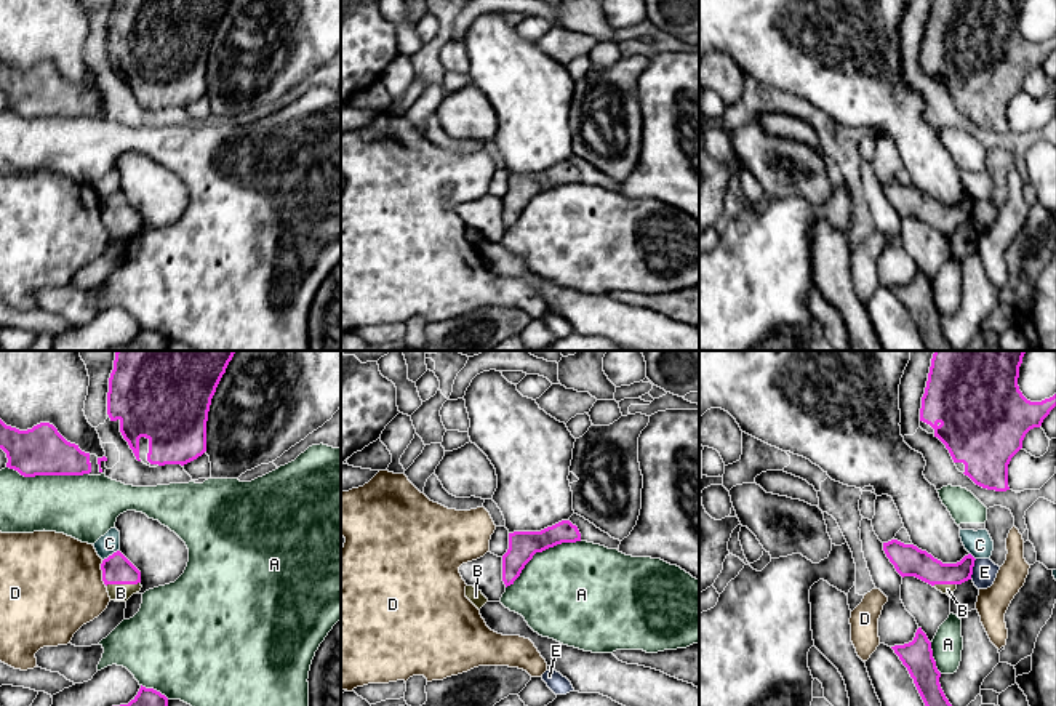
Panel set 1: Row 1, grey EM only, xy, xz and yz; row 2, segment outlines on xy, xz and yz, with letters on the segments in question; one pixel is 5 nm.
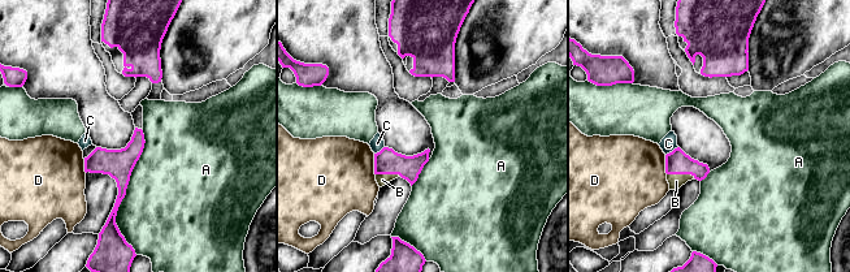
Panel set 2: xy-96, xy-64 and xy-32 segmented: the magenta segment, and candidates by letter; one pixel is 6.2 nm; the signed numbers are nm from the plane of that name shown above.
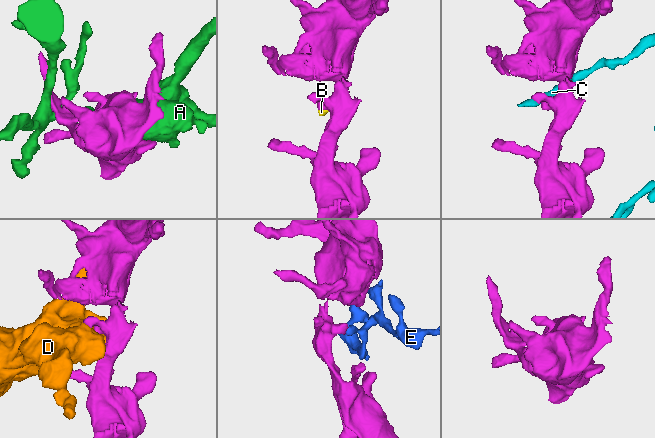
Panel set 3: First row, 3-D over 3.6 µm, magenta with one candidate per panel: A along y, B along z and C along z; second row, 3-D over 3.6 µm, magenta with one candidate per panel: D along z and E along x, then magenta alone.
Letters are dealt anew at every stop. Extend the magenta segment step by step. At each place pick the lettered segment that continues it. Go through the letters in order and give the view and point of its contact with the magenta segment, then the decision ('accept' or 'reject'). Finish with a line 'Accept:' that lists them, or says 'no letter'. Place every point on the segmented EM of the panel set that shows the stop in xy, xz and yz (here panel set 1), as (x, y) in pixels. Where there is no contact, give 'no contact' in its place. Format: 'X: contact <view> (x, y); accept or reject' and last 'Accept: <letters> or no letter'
A: contact xy (48, 474); reject
B: contact xy (122, 583); accept
C: contact xy (112, 554); reject
D: contact xy (103, 573); reject
E: contact yz (972, 569); reject
Accept: B

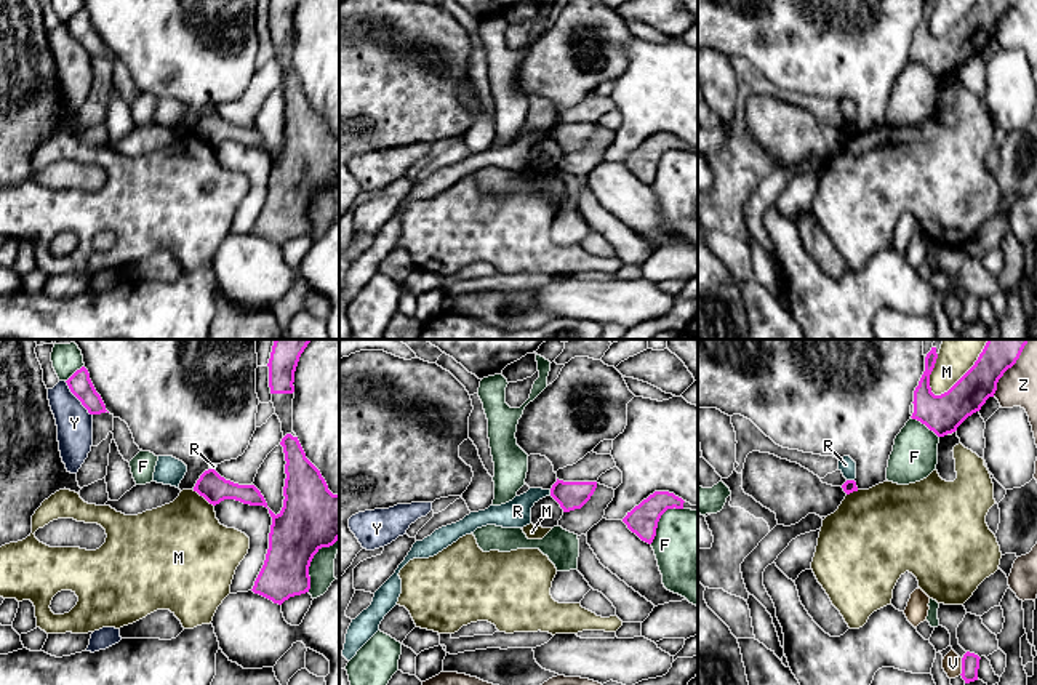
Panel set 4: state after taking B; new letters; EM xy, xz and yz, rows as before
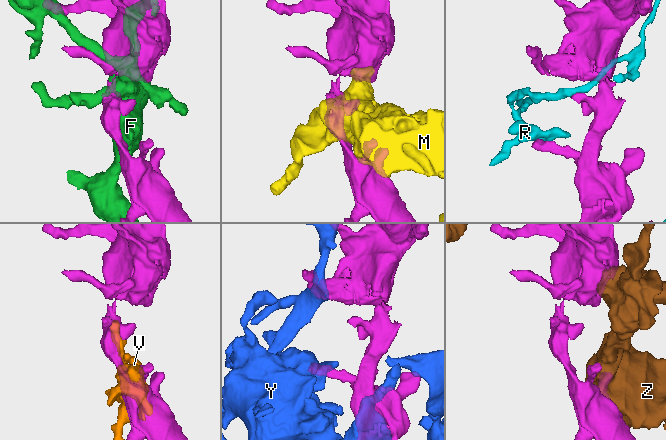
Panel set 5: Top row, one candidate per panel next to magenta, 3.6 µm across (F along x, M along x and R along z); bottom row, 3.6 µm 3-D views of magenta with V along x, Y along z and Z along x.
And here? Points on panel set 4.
F: contact xz (660, 517); reject
M: contact yz (965, 373); reject
R: contact yz (850, 480); accept
V: contact yz (962, 666); reject
Y: contact xy (77, 397); reject
Z: contact yz (1008, 367); reject
Accept: R

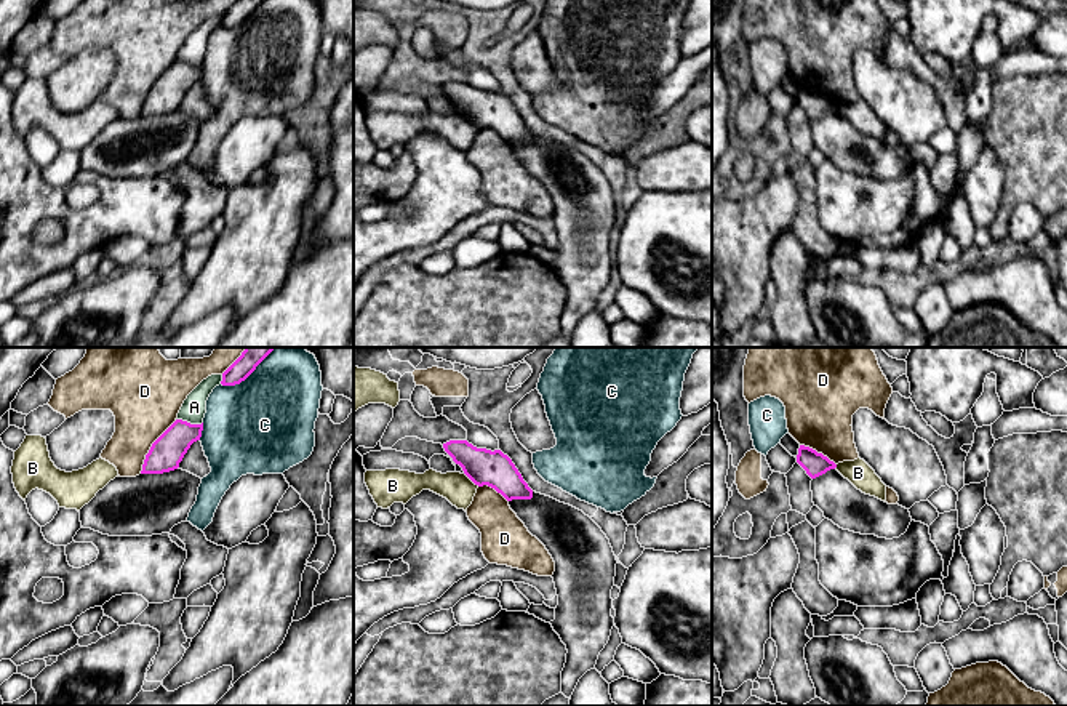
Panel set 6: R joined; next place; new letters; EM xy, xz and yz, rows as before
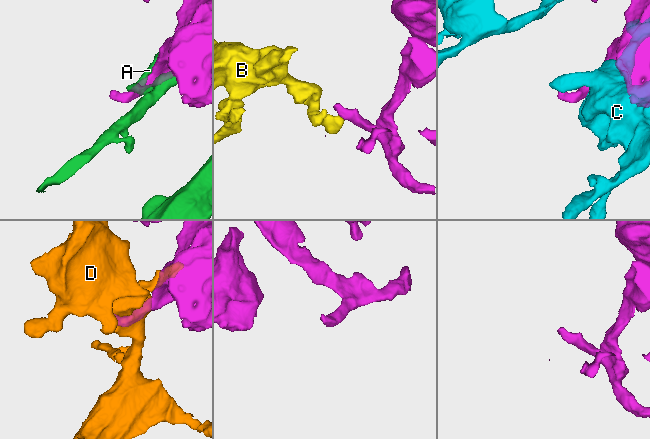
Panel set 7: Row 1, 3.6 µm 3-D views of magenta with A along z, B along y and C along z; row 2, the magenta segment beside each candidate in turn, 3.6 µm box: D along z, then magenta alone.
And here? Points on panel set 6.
A: contact xy (189, 423); reject
B: contact xz (472, 481); reject
C: contact xy (202, 429); reject
D: contact xy (151, 447); reject
Accept: no letter

